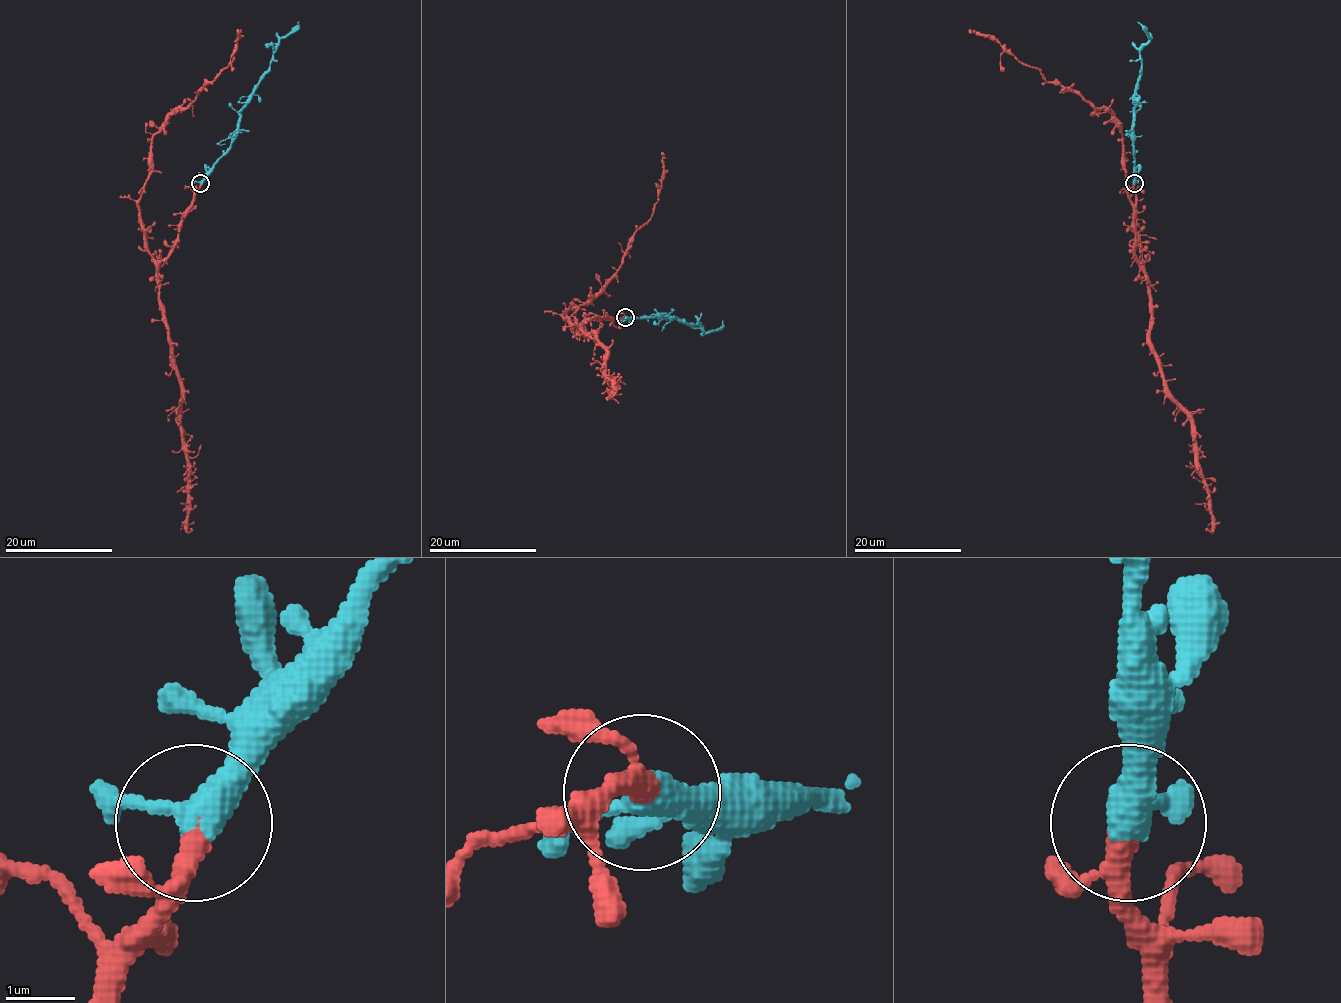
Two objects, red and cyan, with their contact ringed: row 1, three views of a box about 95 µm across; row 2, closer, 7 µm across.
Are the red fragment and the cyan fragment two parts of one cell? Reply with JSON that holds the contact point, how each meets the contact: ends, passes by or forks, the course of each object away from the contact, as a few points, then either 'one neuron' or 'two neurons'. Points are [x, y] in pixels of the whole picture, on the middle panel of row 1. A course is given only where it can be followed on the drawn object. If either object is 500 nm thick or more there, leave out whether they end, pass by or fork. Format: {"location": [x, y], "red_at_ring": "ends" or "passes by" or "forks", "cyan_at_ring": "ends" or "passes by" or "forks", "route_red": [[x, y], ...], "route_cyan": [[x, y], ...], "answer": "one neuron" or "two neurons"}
{"location": [625, 317], "red_at_ring": "passes by", "cyan_at_ring": "passes by", "route_red": [[625, 316], [578, 326], [562, 315], [604, 286], [621, 264], [633, 233], [651, 217], [663, 152]], "route_cyan": [[625, 318], [676, 318], [698, 323], [704, 331], [715, 331], [723, 320]], "answer": "one neuron"}

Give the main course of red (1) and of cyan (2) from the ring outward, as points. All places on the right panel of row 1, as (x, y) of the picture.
1: (1133, 182), (1138, 259), (1118, 121), (1050, 83), (998, 42), (968, 33)
2: (1134, 182), (1134, 90), (1141, 67), (1140, 49), (1148, 39), (1148, 31), (1137, 22)

